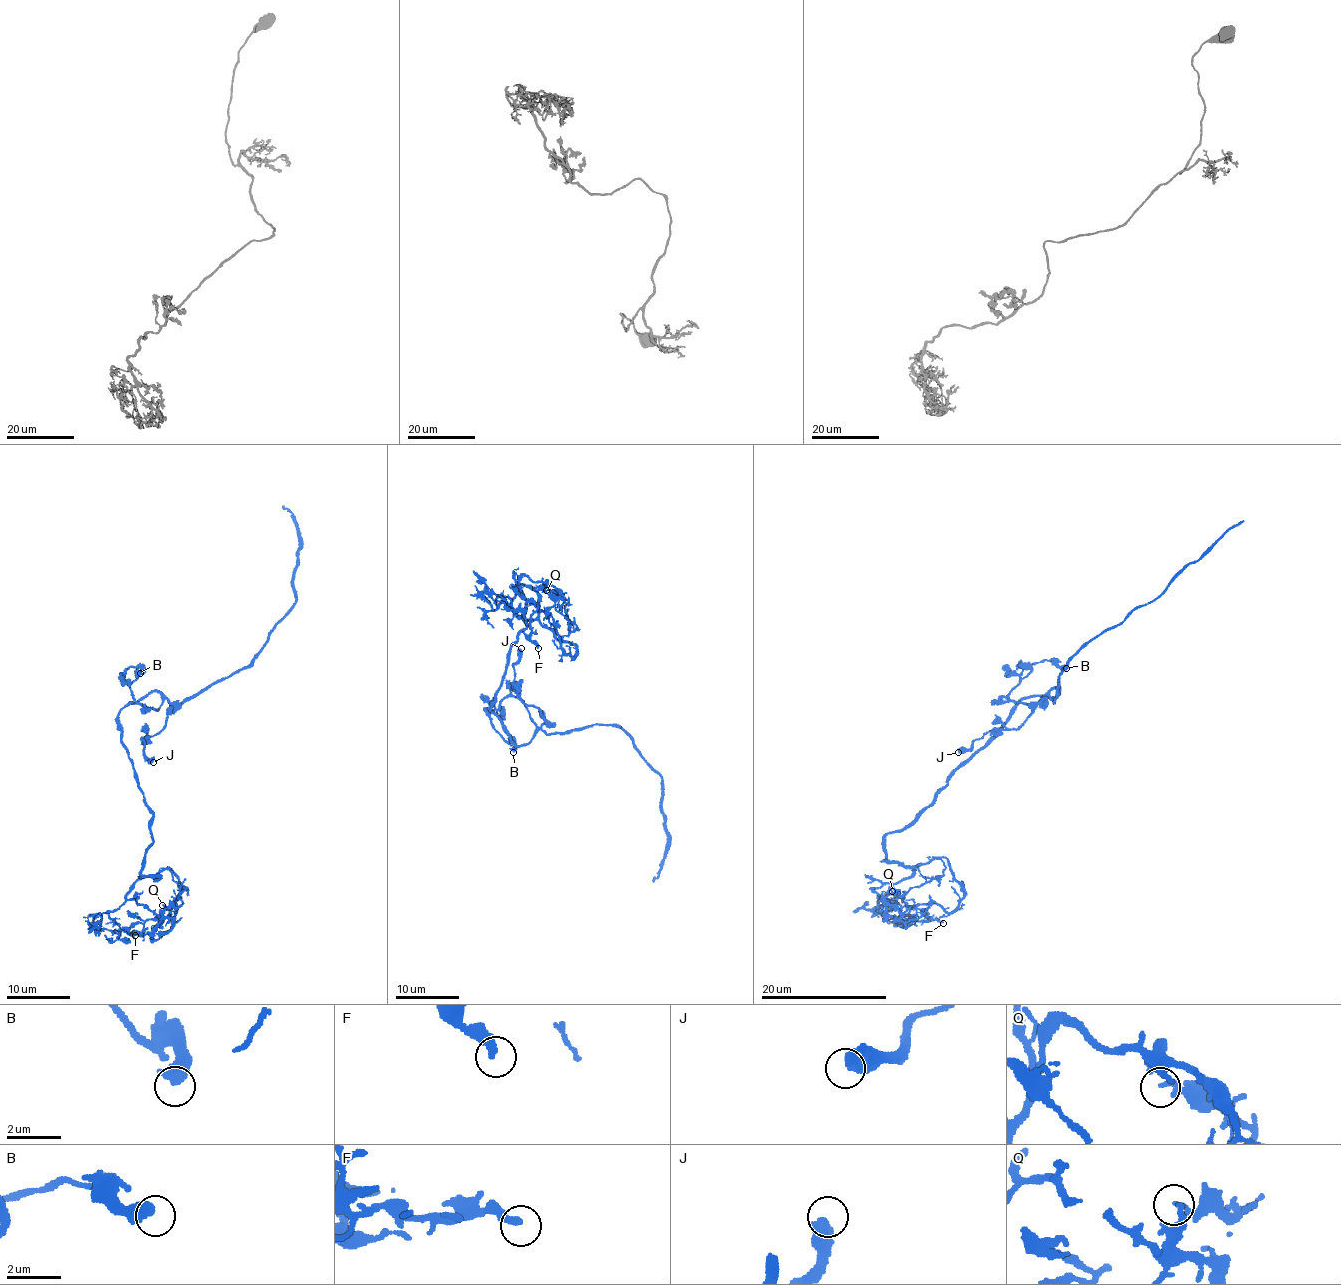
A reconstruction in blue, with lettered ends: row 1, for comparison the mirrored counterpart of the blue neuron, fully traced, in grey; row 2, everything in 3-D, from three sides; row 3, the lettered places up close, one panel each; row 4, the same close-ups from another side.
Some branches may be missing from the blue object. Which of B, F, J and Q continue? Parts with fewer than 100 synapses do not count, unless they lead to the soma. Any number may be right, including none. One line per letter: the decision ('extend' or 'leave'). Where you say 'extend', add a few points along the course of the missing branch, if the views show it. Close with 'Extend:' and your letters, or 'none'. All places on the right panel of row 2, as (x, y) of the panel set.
B: leave
F: leave
J: leave
Q: leave
Extend: none

